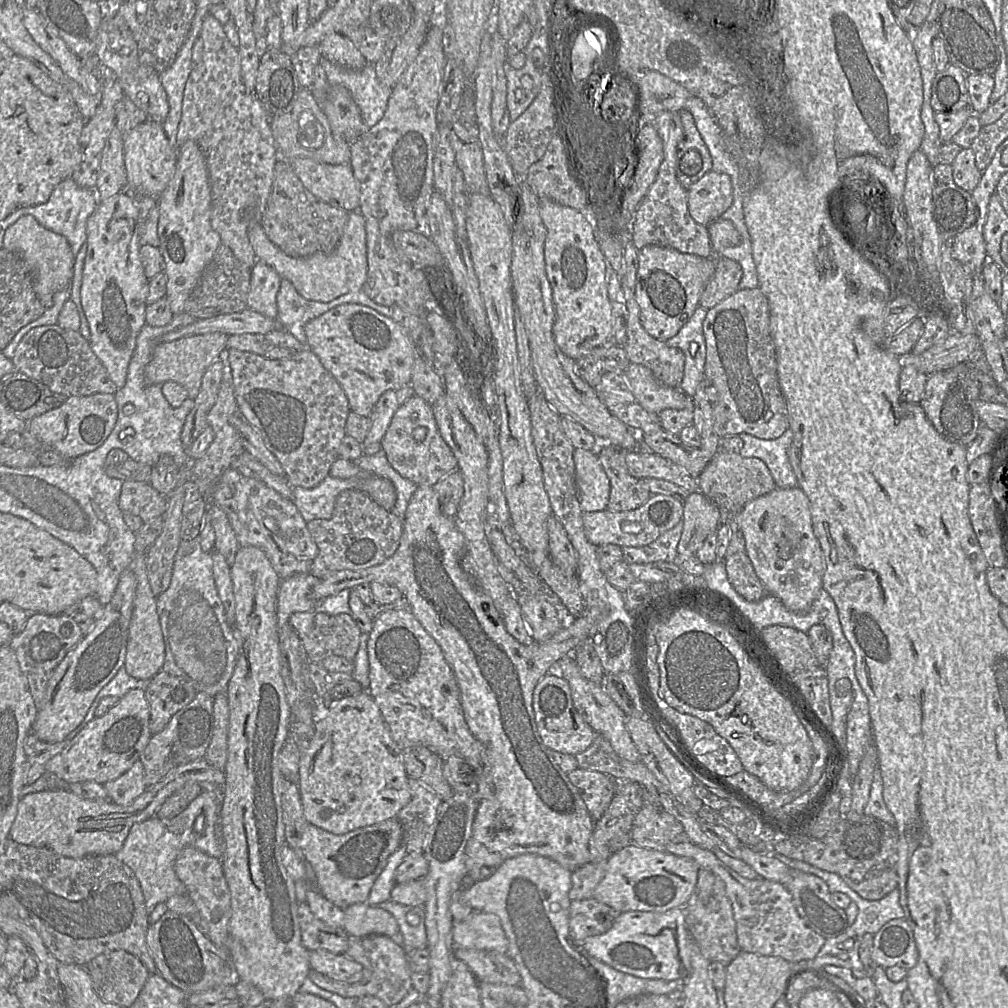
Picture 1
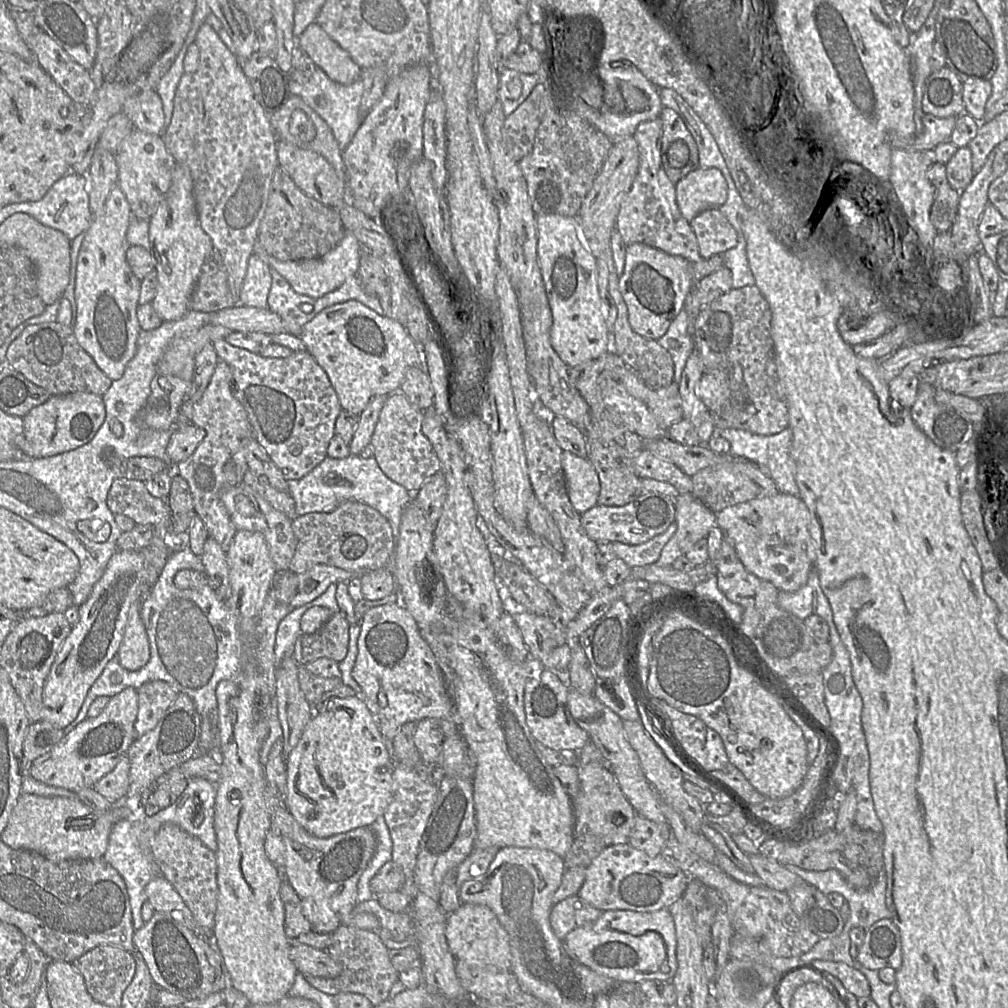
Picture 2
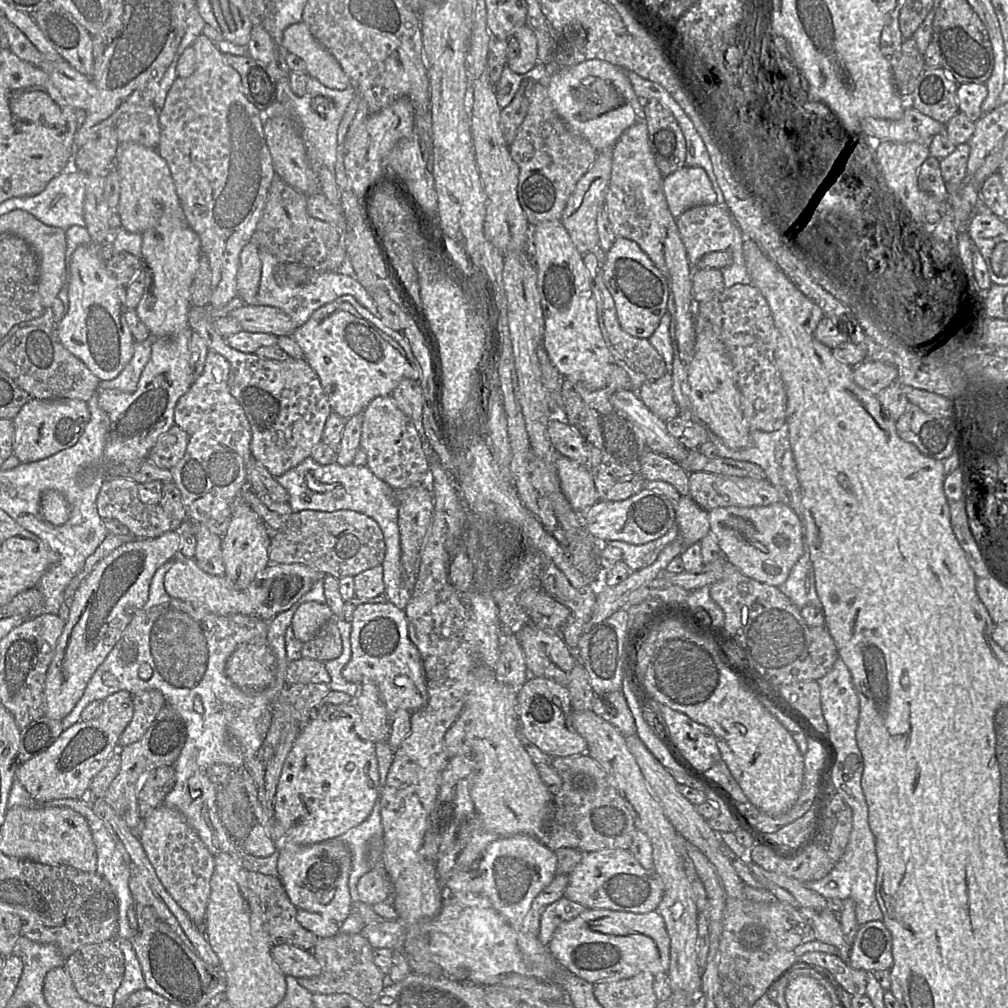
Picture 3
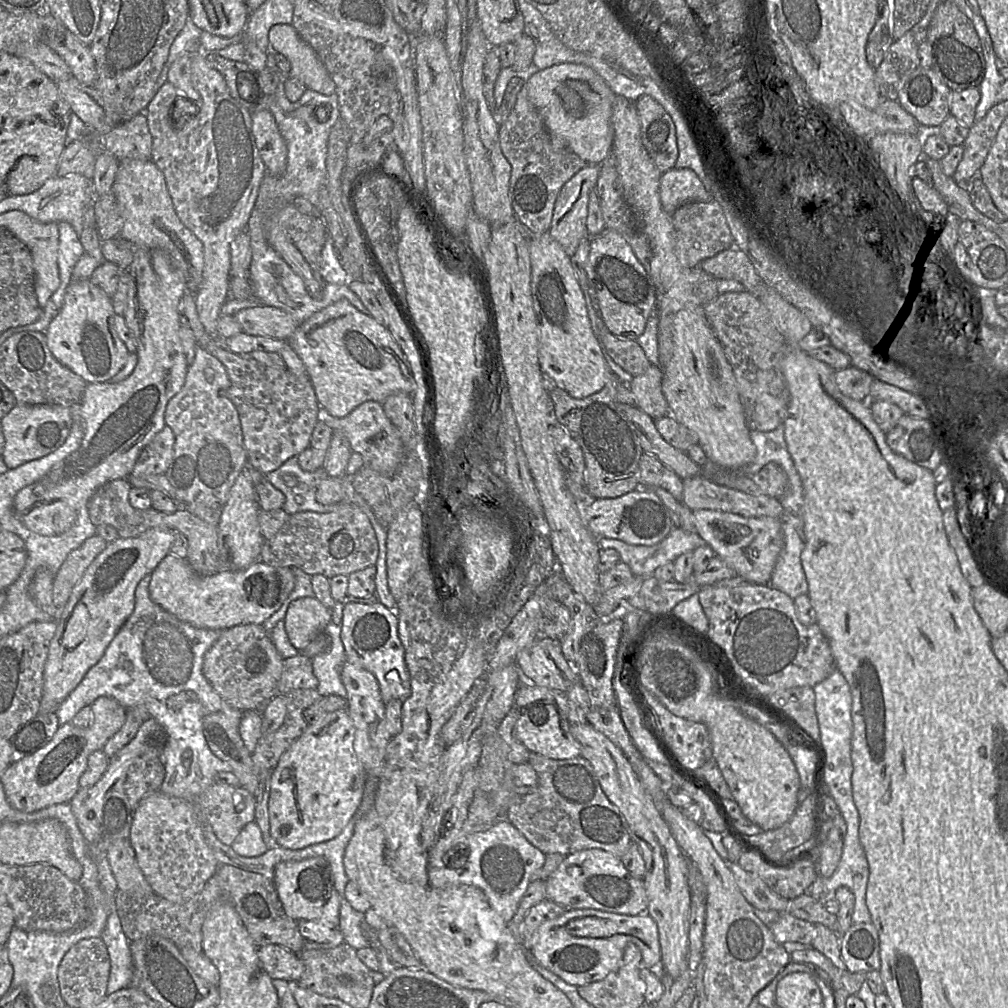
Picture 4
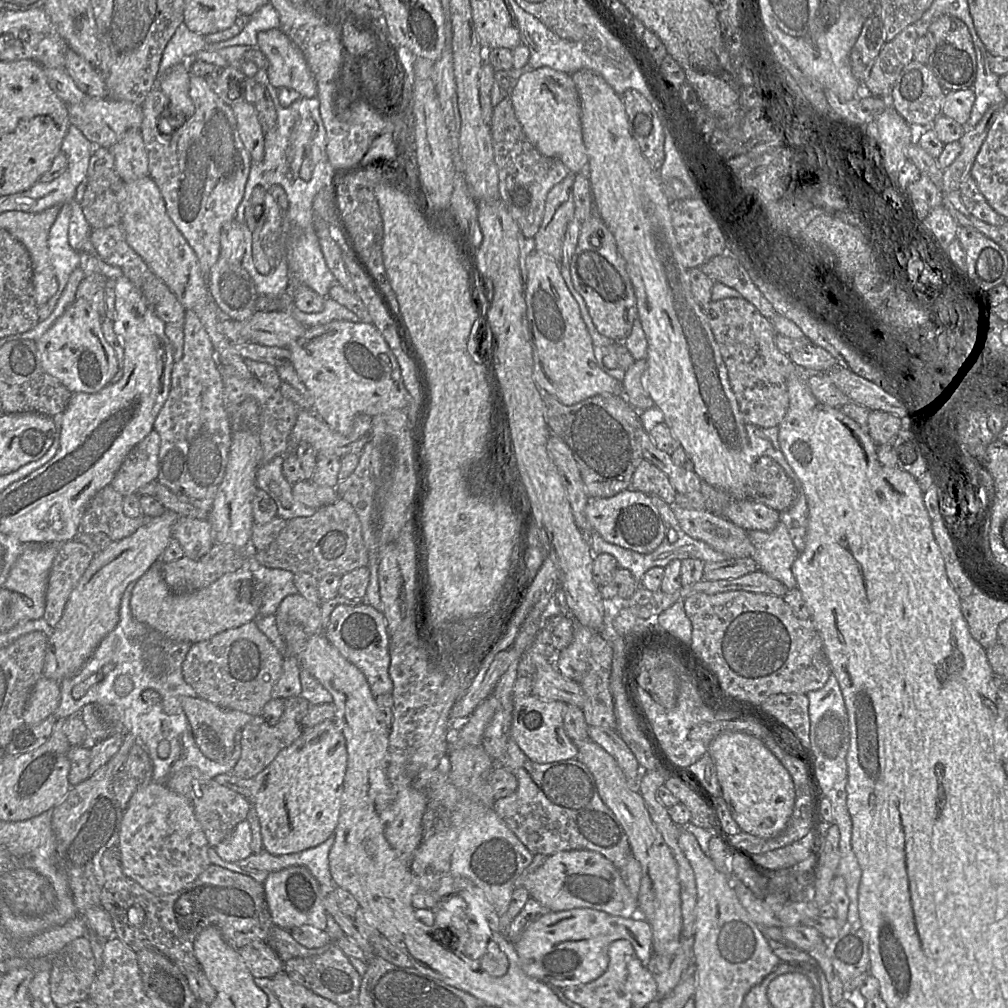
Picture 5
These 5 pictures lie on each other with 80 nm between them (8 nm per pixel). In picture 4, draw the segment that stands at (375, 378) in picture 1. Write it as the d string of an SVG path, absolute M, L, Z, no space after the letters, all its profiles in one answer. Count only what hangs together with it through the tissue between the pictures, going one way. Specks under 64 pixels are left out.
M339 300L300 323L288 343L303 361L323 413L336 418L348 416L367 401L382 403L393 393L407 392L413 398L422 383L423 372L416 354L402 352L387 327L360 312L347 300Z

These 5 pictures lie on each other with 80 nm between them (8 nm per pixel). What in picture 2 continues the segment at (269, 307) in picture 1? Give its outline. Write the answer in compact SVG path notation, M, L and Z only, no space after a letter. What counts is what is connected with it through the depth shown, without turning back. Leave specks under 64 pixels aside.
M256 254L248 259L239 302L245 306L268 308L268 294L272 283L270 267Z

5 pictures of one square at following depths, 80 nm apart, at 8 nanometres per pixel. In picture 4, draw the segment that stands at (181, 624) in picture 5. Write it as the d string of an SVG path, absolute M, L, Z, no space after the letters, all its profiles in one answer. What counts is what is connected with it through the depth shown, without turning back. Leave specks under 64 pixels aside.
M168 554L151 573L149 594L153 602L181 621L187 622L196 628L226 630L250 623L263 624L265 620L281 608L294 586L295 575L290 567L274 567L257 561L242 570L201 575L192 568L187 558Z

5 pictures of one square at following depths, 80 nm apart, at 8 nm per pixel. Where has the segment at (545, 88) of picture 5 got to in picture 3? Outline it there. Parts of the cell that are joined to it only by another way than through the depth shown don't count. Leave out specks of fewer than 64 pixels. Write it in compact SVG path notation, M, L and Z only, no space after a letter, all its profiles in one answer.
M592 59L558 68L547 79L546 88L557 114L574 133L588 141L597 151L613 148L629 127L638 121L644 121L643 106L648 99L640 99L635 94L626 72L607 61Z

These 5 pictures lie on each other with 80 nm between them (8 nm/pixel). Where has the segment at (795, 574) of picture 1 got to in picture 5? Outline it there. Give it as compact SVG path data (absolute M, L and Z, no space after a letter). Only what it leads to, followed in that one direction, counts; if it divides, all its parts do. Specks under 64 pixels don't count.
M673 504L674 515L683 532L704 541L729 559L753 558L754 547L748 531L710 511L682 508Z

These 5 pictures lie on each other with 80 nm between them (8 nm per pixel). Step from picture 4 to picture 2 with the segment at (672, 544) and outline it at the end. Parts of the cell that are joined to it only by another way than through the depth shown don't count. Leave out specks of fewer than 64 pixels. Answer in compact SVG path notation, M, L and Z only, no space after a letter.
M673 522L668 529L653 539L639 545L628 545L612 542L618 558L623 559L630 568L654 564L660 557L663 547L675 535L677 522Z

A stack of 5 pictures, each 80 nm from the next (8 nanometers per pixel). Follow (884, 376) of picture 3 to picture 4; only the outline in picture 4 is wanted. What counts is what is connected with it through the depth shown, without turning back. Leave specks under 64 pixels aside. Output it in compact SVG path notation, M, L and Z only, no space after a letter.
M854 366L836 370L833 382L846 397L854 400L868 400L870 386L874 378L867 372Z

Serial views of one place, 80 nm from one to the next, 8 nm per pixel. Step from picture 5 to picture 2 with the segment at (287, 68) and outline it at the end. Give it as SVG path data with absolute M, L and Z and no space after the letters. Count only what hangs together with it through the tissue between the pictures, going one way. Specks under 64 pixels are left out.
M317 23L308 25L298 36L297 45L337 83L348 85L361 75L362 69L350 54Z

